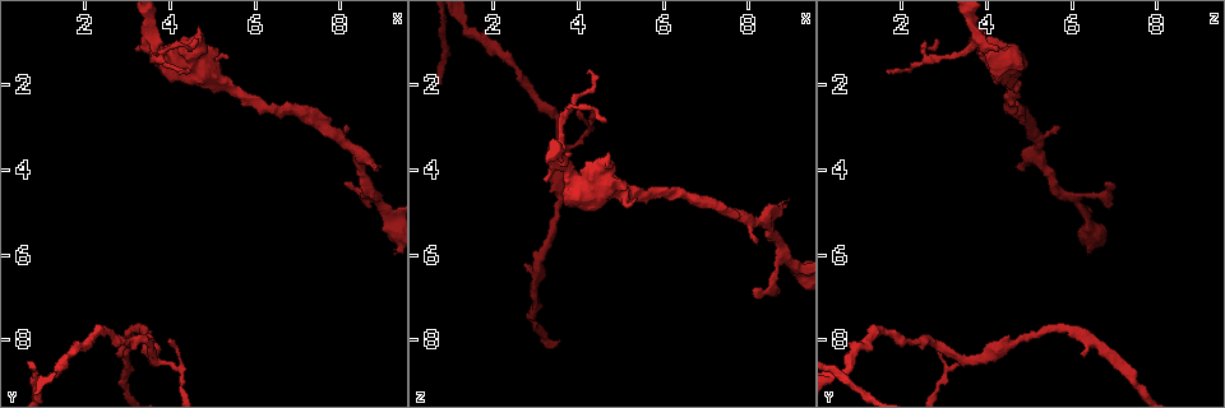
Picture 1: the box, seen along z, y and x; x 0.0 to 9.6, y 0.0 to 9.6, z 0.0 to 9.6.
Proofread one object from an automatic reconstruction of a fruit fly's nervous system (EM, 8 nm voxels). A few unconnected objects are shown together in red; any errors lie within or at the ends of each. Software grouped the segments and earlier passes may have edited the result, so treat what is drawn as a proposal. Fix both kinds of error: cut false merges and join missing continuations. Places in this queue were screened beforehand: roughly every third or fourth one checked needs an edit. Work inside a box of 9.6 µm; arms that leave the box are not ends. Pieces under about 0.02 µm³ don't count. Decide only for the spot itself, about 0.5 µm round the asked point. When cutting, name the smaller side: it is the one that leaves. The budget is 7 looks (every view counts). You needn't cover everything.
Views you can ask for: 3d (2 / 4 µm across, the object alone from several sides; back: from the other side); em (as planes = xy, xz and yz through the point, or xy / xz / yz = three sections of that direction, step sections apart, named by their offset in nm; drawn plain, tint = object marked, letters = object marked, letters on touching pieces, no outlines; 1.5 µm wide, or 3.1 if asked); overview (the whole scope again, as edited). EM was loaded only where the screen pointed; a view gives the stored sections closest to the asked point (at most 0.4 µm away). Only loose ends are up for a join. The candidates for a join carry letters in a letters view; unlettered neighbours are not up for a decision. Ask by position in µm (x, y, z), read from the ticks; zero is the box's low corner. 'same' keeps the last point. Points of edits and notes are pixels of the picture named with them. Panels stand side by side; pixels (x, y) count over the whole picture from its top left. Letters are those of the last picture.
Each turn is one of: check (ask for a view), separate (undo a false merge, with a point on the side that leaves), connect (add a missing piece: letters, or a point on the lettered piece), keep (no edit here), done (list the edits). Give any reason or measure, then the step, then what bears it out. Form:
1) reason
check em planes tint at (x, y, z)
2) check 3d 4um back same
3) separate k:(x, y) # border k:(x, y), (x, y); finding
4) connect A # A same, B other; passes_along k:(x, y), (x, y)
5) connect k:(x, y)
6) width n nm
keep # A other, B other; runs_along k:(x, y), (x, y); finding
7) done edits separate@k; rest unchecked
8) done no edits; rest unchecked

branch stops here
check 3d 4um at (8.80, 4.00, 4.70)

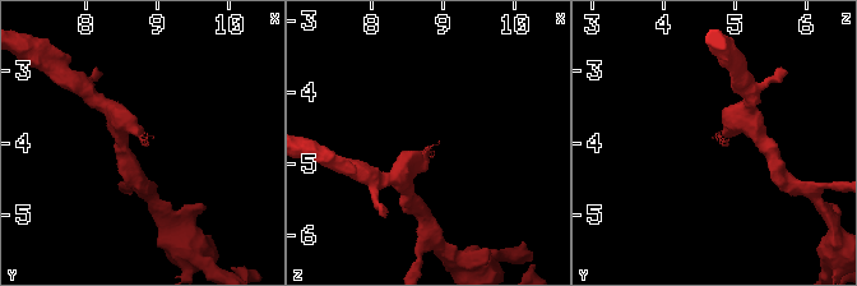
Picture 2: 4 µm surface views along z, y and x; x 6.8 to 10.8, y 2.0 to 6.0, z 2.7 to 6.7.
need the tissue
check em yz step 8 letters at (8.85, 4.00, 4.70)

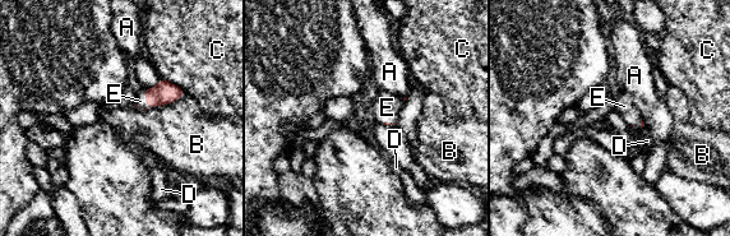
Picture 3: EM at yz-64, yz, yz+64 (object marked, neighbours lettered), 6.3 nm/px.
connect E # A other, B other, C other, D other, E same; the cell continues

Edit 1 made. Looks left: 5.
redraw
check overview

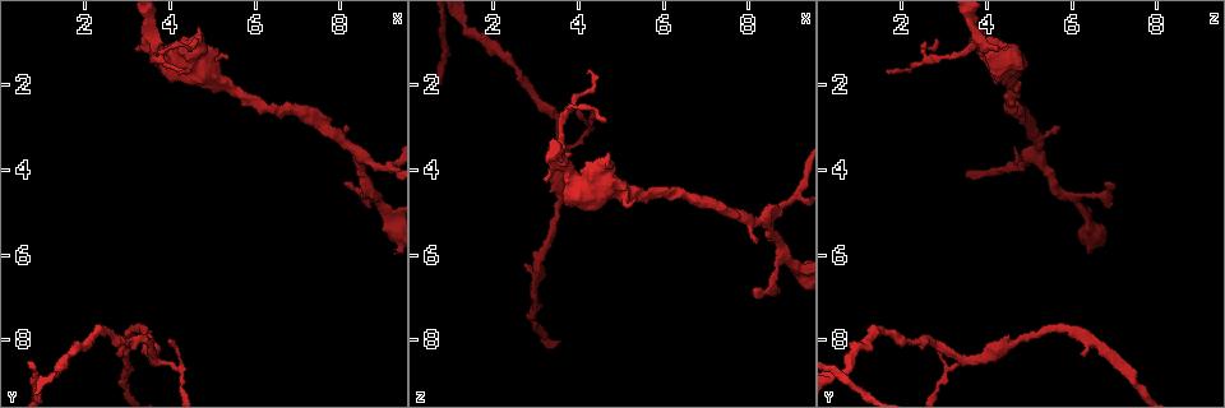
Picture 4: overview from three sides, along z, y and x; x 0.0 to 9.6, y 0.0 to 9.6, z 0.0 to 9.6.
thick end
check em planes tint at (5.35, 1.35, 4.60)

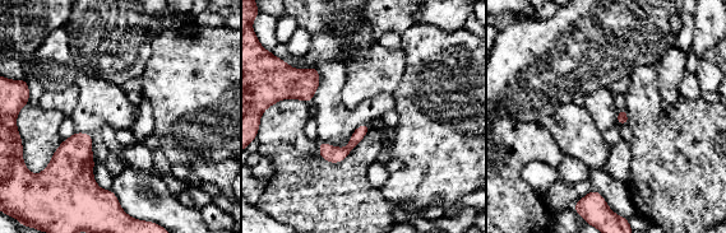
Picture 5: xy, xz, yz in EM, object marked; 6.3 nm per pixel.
what lies round it
check em planes letters same

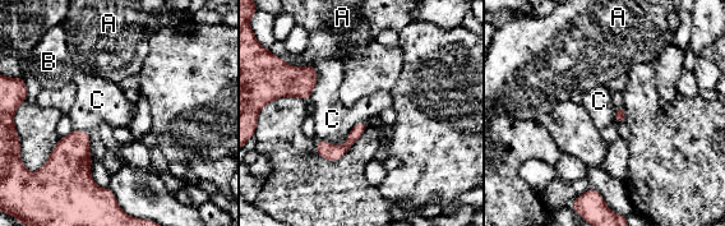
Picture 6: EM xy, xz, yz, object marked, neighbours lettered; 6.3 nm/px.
longest_contact C 220 nm
keep # A other, B other, C other; no lettered piece goes on from it

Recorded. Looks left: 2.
done edits connect@3; rest unchecked

